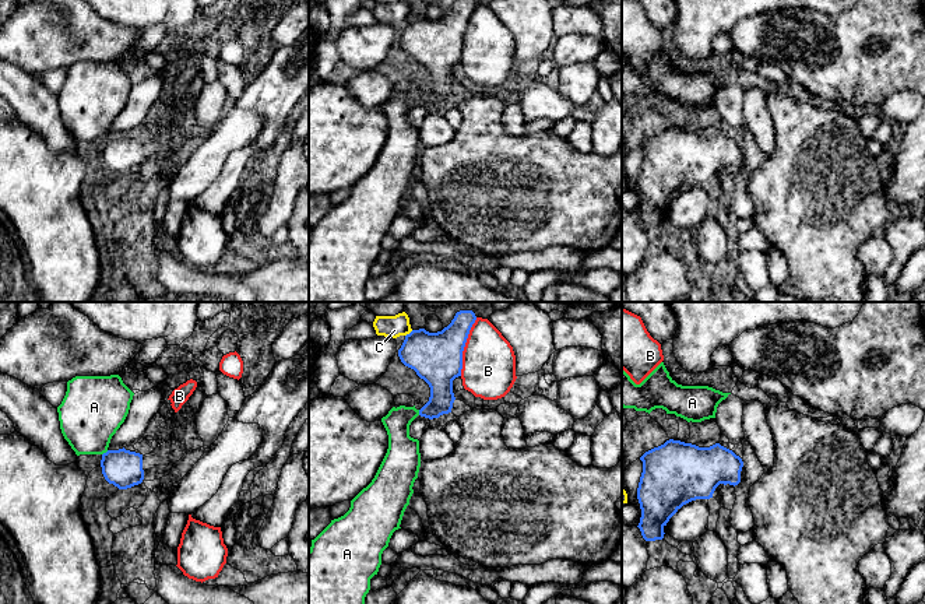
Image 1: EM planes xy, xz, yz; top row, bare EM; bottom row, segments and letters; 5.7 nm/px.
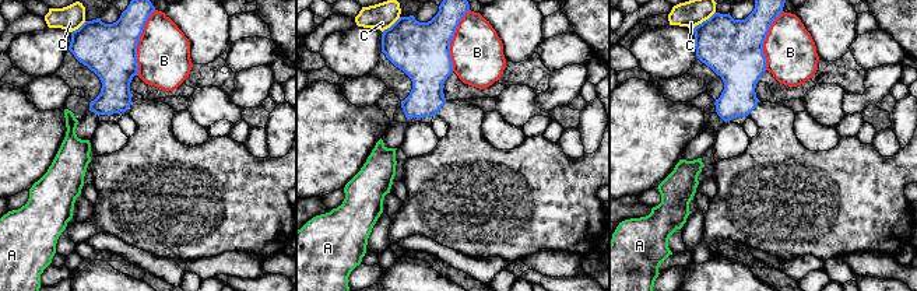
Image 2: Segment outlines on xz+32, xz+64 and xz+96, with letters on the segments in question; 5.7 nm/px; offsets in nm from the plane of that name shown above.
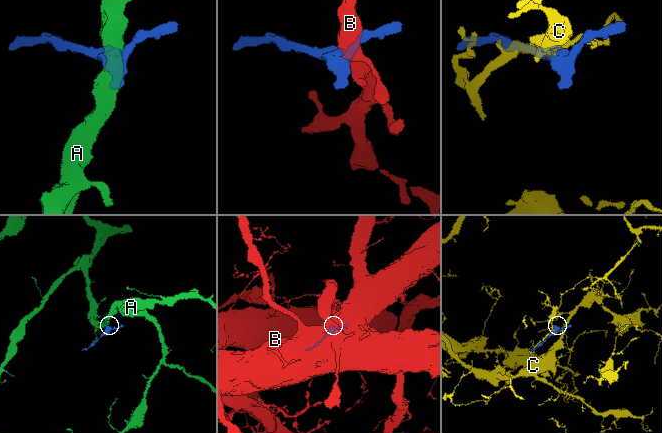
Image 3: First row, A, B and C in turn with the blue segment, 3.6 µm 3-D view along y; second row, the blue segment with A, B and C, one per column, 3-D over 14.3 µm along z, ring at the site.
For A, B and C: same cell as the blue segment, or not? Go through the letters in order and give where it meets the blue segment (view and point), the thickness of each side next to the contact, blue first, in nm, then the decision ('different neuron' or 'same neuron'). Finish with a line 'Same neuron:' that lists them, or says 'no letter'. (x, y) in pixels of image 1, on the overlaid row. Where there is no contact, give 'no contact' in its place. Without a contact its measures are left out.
A: xy (106, 452) | 220/360 nm | different neuron
B: xz (464, 346) | 280/300 nm | different neuron
C: xz (410, 333) | 280/130 nm | different neuron
Same neuron: no letter

